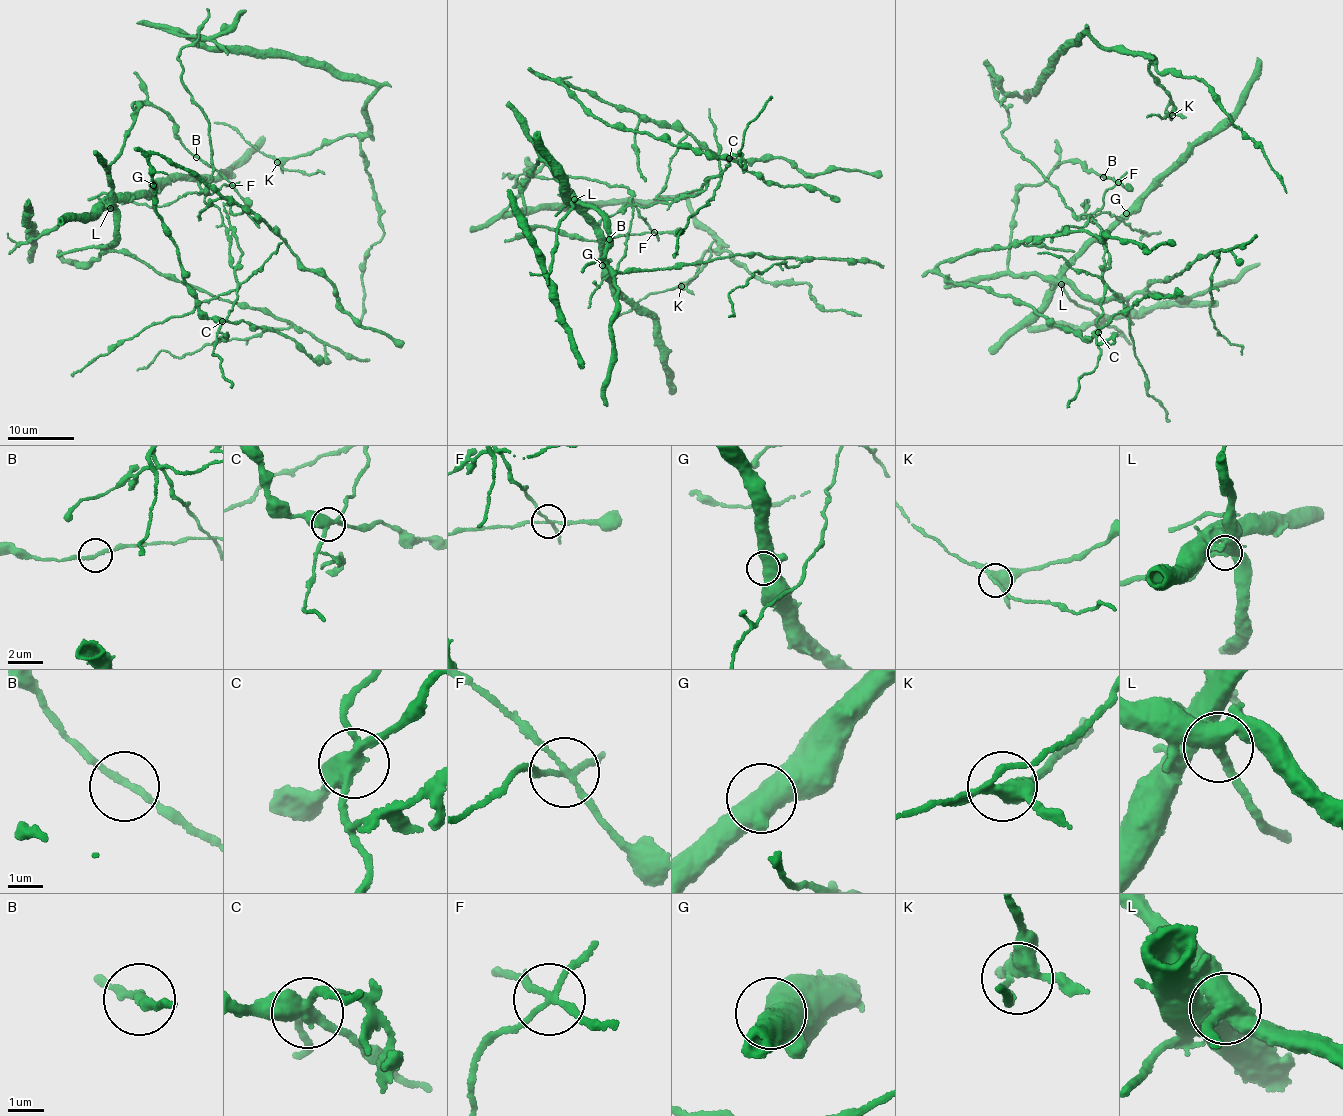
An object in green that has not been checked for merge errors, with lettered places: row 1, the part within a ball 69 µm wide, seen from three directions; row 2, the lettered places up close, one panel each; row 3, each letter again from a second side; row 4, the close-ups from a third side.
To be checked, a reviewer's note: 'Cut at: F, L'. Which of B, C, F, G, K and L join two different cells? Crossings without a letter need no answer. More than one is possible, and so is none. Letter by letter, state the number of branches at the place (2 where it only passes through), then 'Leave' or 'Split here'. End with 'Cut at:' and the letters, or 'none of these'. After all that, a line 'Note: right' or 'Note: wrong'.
B: Branches: 2. Leave
C: Branches: 4. Split here
F: Branches: 4. Split here
G: Branches: 3. Leave
K: Branches: 4. Leave
L: Branches: 3. Split here
Cut at: C, F, L
Note: wrong

